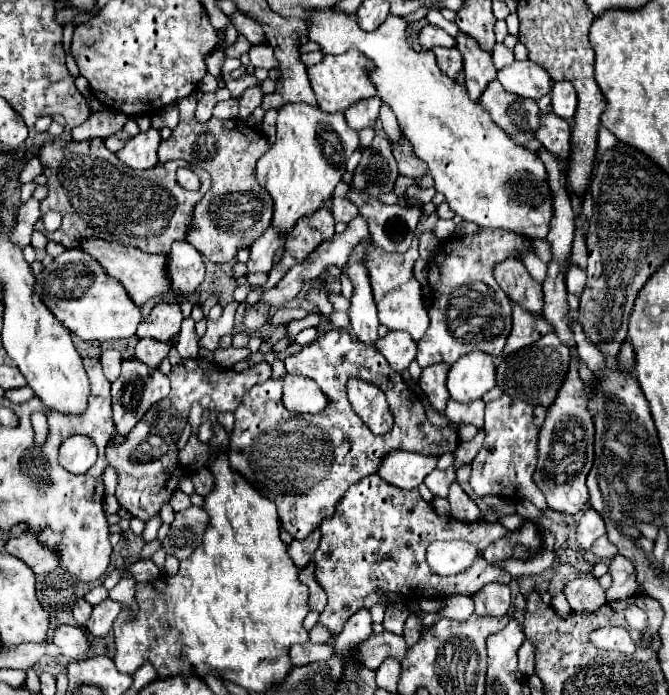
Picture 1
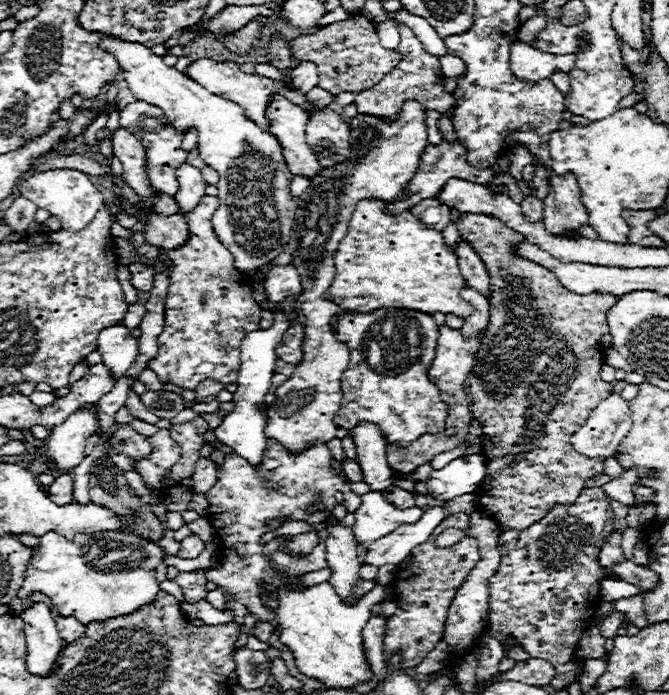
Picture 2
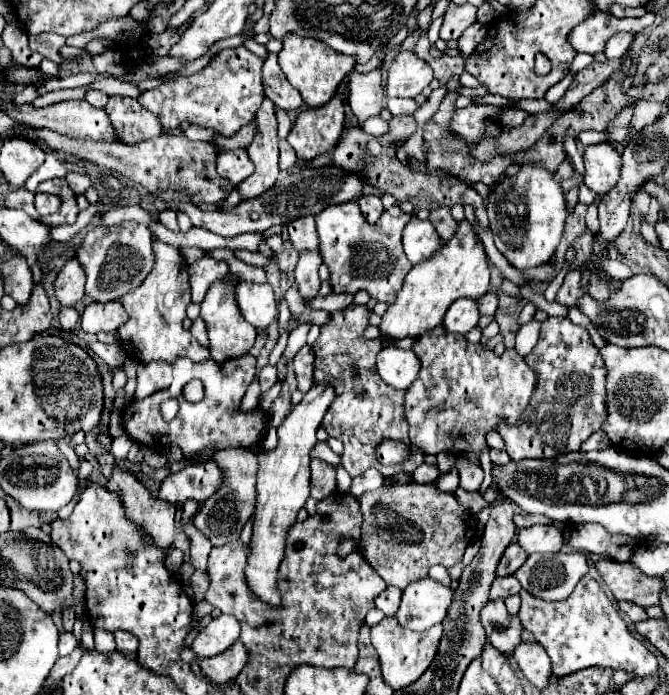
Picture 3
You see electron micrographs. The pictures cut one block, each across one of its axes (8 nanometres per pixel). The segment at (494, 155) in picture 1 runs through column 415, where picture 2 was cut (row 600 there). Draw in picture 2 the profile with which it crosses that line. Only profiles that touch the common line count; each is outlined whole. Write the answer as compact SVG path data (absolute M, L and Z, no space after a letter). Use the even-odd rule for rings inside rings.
M50 532L40 536L18 598L40 592L50 598L60 616L74 616L82 624L102 622L154 602L154 596L160 592L154 568L160 562L162 548L158 544L142 542L142 538L134 538L126 532L76 534L74 540Z

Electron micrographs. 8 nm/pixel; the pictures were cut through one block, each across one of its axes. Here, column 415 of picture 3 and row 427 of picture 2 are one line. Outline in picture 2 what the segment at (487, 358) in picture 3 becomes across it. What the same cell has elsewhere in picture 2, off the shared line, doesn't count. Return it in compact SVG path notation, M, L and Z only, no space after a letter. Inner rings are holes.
M380 308L370 314L350 312L334 320L334 330L352 352L350 370L346 370L346 378L342 378L342 406L334 416L338 426L352 430L358 422L374 422L382 428L386 440L398 446L408 446L424 432L436 434L446 430L444 420L448 416L448 406L442 402L438 388L428 380L428 368L436 356L438 340L438 326L430 314L406 308Z

